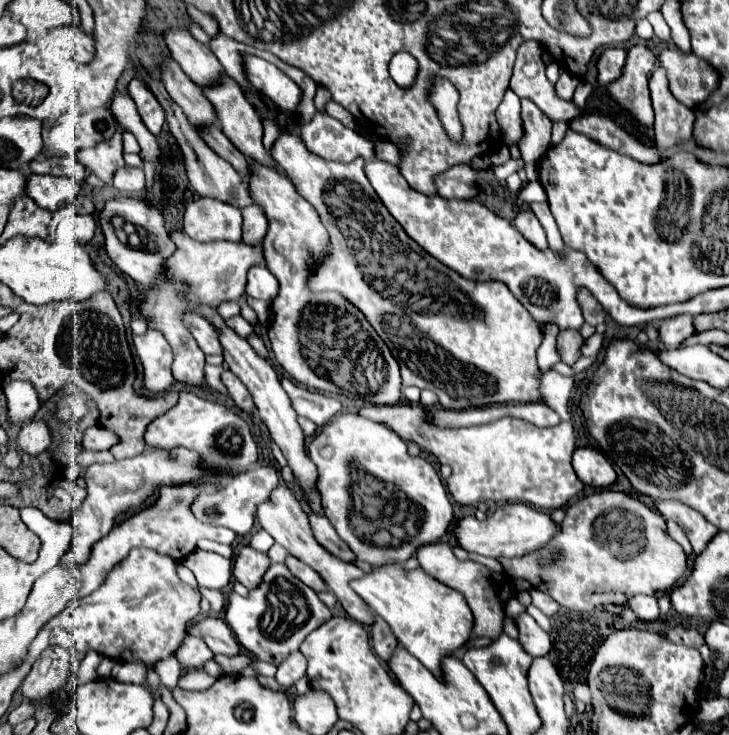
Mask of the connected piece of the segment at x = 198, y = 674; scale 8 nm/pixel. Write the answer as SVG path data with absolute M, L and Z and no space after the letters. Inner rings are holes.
M203 668L189 670L189 672L181 674L181 678L179 678L179 686L187 688L187 690L205 690L213 682L215 682L215 678L211 678Z

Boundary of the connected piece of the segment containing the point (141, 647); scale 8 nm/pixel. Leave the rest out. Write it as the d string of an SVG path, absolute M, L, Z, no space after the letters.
M135 548L121 564L113 566L93 594L73 600L51 620L51 636L63 636L65 630L81 654L95 650L113 660L143 660L151 668L147 686L159 692L161 680L153 670L155 662L175 654L179 642L185 638L185 622L199 614L201 602L199 588L185 584L177 576L177 566L179 562L171 556L153 552L151 548Z

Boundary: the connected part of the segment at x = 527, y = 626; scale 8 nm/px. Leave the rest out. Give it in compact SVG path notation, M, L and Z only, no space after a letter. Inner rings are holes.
M529 614L519 616L517 628L519 628L519 642L529 656L537 658L537 656L549 654L549 650L551 650L549 634Z

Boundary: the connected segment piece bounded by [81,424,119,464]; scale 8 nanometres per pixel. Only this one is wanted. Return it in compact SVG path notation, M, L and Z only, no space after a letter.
M96 424L84 432L81 441L81 448L95 449L95 452L109 452L111 460L107 460L107 462L95 462L95 464L109 464L109 462L116 460L111 454L110 448L114 444L117 444L117 442L119 442L119 440L117 440L117 434L113 436L112 431L104 428L99 424Z

